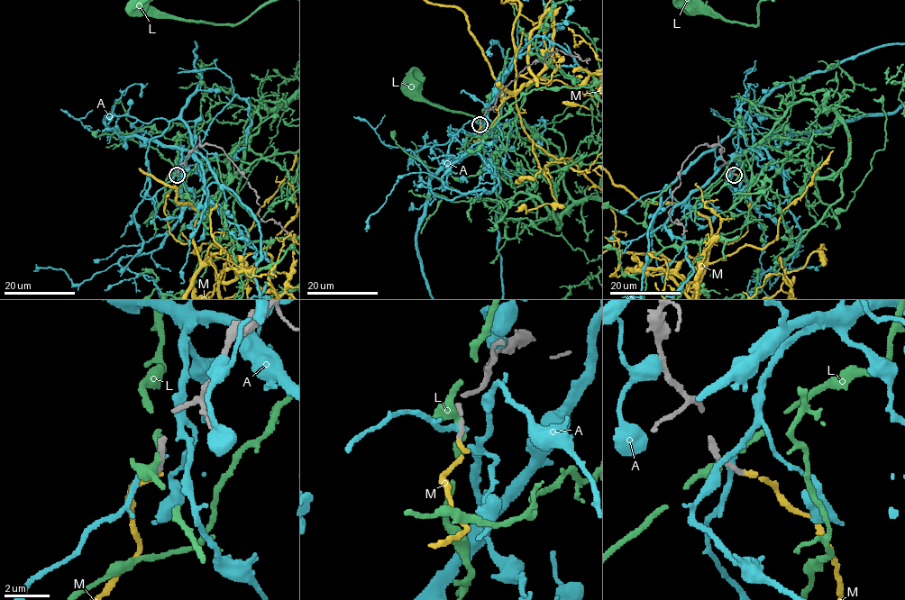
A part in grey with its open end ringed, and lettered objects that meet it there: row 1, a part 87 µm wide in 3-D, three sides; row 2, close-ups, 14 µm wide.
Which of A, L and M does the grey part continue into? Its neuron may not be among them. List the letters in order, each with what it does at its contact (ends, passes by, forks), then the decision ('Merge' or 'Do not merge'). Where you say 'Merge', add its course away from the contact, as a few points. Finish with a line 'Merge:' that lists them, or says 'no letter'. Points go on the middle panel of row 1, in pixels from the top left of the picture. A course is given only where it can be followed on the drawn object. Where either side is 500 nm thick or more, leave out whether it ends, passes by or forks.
A: It passes by. Do not merge
L: It forks there. Do not merge
M: It ends there. Merge
Merge: M

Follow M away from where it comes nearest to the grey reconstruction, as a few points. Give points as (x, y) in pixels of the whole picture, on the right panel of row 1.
M: (734, 174), (747, 186), (747, 231), (713, 242), (706, 217), (679, 204), (642, 203)

